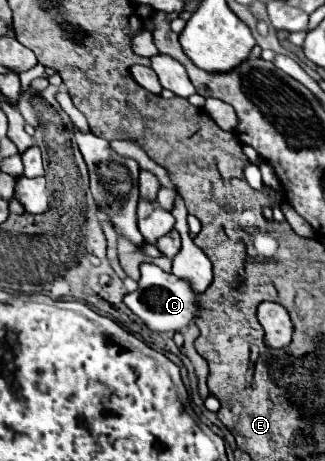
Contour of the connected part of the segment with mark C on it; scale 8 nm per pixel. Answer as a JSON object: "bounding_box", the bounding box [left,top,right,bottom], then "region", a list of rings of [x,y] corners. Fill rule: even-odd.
{"bounding_box":[124,264,202,332],"region":[[[140,264],[140,280],[134,292],[124,296],[124,304],[152,330],[152,332],[186,332],[190,324],[196,322],[202,306],[200,292],[196,292],[186,278],[176,278],[174,274],[164,272],[156,264]]]}

